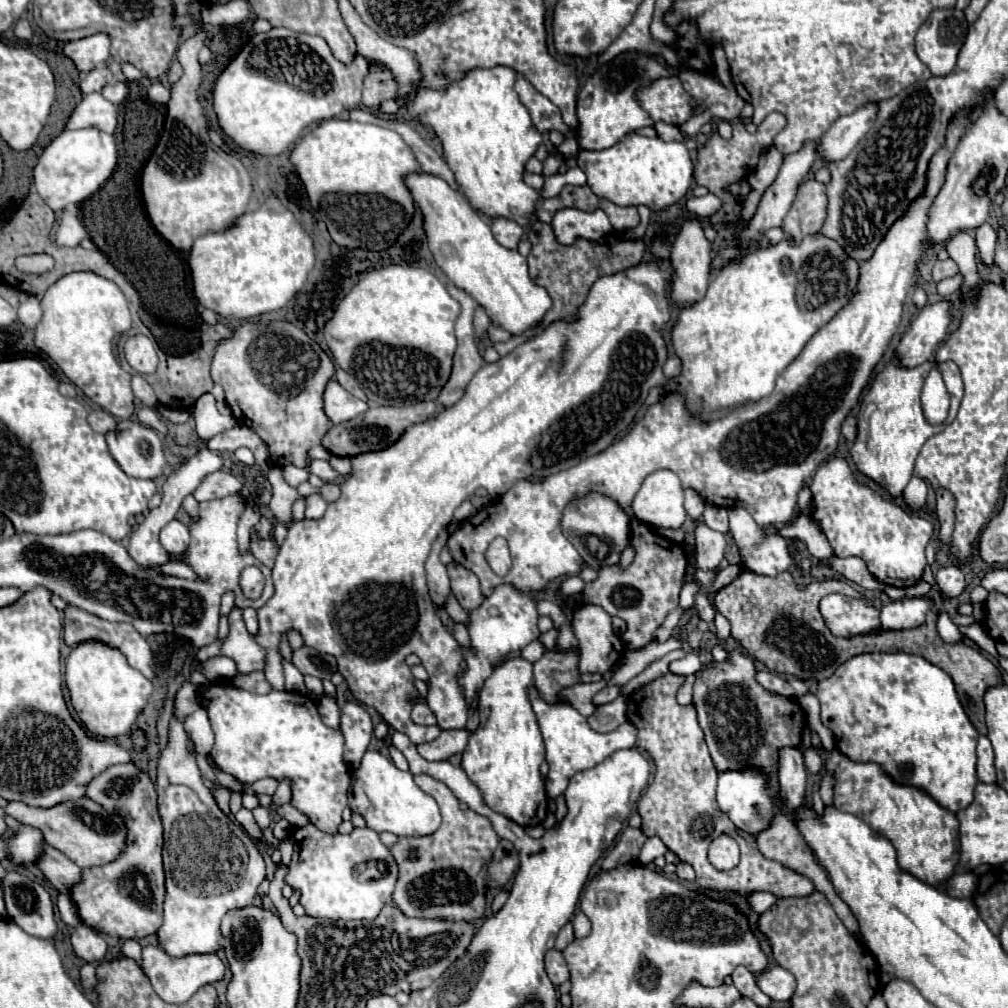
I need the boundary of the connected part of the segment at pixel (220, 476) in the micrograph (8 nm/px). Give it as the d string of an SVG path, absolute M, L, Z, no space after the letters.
M217 470L203 478L199 488L193 492L193 496L197 502L205 502L205 500L215 500L215 498L225 498L233 492L239 492L241 488L243 488L241 480L235 478L231 472Z

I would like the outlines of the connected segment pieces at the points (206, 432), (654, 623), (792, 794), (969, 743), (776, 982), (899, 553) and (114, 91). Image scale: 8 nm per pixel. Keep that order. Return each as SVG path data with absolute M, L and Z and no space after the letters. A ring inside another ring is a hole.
M207 392L207 394L197 398L197 402L191 408L191 414L193 414L195 422L197 422L197 434L203 440L209 440L215 434L225 432L225 430L229 430L233 426L229 420L225 420L225 416L221 416L217 412L215 398L213 398L211 392Z
M633 520L631 522L631 544L637 550L635 560L627 570L619 570L617 566L601 568L599 578L581 592L585 602L597 604L605 608L611 616L619 616L627 622L627 630L621 636L627 650L639 650L651 642L653 632L659 628L667 612L679 606L679 592L685 580L687 556L681 544L671 544L671 540L663 538L653 526ZM665 542L665 544L655 544Z
M785 746L779 750L779 784L787 796L789 808L807 802L807 772L799 748Z
M861 654L855 656L853 660L847 660L845 664L841 664L841 668L835 670L835 674L823 682L819 682L819 688L815 692L817 700L821 702L821 722L835 734L835 748L845 754L847 758L855 760L855 762L875 762L881 766L881 770L895 782L901 786L915 786L923 792L927 792L939 806L943 806L945 810L949 810L951 814L955 814L955 810L965 810L971 802L973 802L973 790L977 786L977 772L975 772L975 744L979 738L979 732L975 730L975 726L971 724L969 716L965 714L959 696L955 692L955 684L951 680L951 676L947 672L943 672L941 668L937 668L935 664L923 660L921 656L913 656L913 654Z
M773 966L771 970L765 970L757 976L757 986L771 998L787 1002L795 988L795 978L781 966Z
M829 458L815 474L813 482L809 480L805 484L805 488L811 490L813 494L813 504L811 504L811 518L813 522L825 532L833 554L839 558L851 558L857 556L865 562L867 570L883 584L887 586L897 586L897 588L909 588L915 586L917 582L921 582L923 570L927 566L925 560L925 546L929 544L929 540L933 538L933 524L929 520L925 520L923 516L919 516L917 512L905 510L901 504L889 500L887 496L883 496L881 492L873 490L869 484L861 484L857 482L857 478L853 476L851 466L847 464L845 458Z
M111 82L103 88L101 94L113 104L121 104L127 98L127 86L123 82Z

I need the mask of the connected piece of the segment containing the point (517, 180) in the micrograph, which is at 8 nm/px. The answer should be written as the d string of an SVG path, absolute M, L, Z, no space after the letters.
M495 66L489 70L477 68L443 92L419 90L407 110L419 122L429 124L443 142L445 162L453 170L455 182L473 210L489 218L511 218L527 228L539 197L557 196L568 184L583 186L585 174L579 168L557 173L545 178L540 191L523 182L525 162L541 144L541 134L533 128L527 108L519 102L513 90L513 82L515 70L507 66Z

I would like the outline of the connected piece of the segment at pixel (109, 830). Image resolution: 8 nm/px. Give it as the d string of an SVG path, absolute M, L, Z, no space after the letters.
M85 796L77 798L77 800L61 802L51 808L35 808L25 802L9 802L5 812L21 824L41 830L43 838L49 846L63 852L69 860L73 860L81 868L107 864L107 862L115 860L125 848L123 818L105 812L99 804L93 804L93 800L89 800Z

